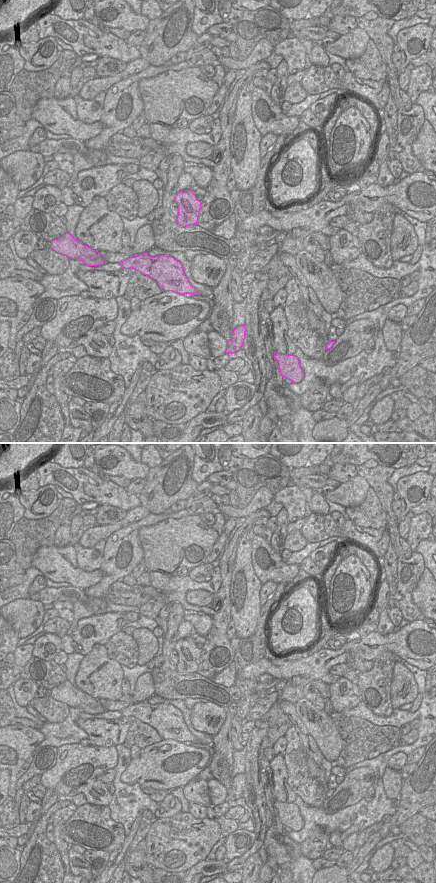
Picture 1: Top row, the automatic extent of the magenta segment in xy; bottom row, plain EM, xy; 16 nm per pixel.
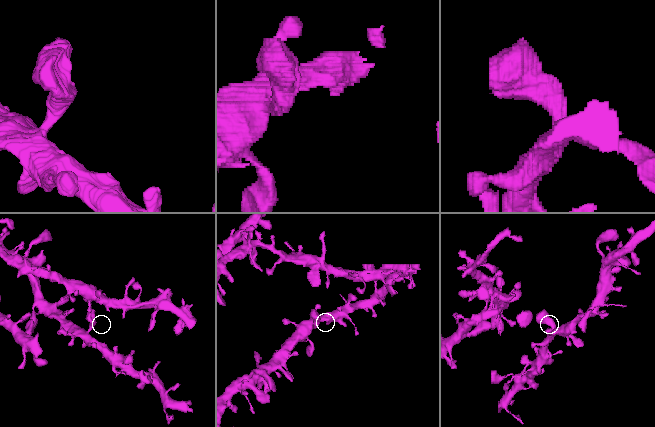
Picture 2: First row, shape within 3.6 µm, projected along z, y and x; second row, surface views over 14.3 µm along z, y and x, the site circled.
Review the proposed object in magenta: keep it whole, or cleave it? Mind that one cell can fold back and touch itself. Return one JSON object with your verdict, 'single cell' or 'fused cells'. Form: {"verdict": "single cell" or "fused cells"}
{"verdict": "single cell"}

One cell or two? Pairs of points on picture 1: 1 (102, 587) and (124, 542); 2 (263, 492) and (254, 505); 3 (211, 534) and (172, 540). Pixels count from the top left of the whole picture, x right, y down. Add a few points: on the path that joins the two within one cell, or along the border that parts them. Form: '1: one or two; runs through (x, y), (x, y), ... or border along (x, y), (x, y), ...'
1: one; runs through (110, 576), (122, 553)
2: one; runs through (262, 495), (257, 502)
3: one; runs through (201, 538), (182, 540)

